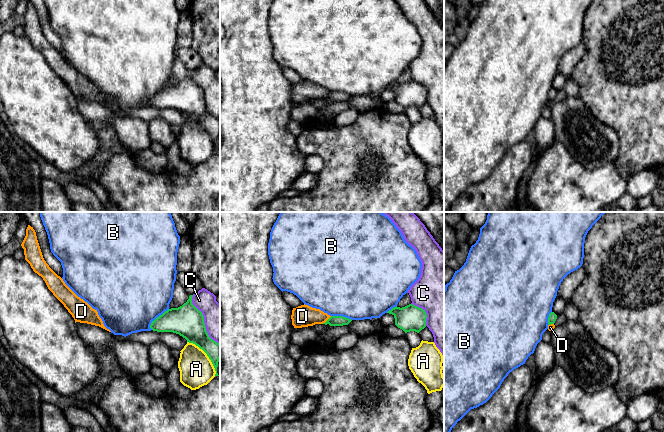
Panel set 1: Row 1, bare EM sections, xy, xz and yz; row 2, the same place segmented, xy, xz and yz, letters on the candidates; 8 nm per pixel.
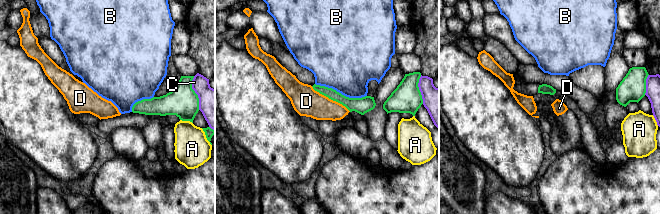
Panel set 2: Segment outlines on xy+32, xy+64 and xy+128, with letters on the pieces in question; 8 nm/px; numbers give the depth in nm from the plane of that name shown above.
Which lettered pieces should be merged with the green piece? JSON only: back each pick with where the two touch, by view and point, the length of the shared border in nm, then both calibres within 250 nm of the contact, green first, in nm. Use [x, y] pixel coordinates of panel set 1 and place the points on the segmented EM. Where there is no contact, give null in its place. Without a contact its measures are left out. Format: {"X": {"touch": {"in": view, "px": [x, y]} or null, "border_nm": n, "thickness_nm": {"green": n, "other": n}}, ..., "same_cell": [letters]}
{"same_cell": []}

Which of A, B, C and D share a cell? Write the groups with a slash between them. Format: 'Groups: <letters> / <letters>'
Groups: A B / C / D

